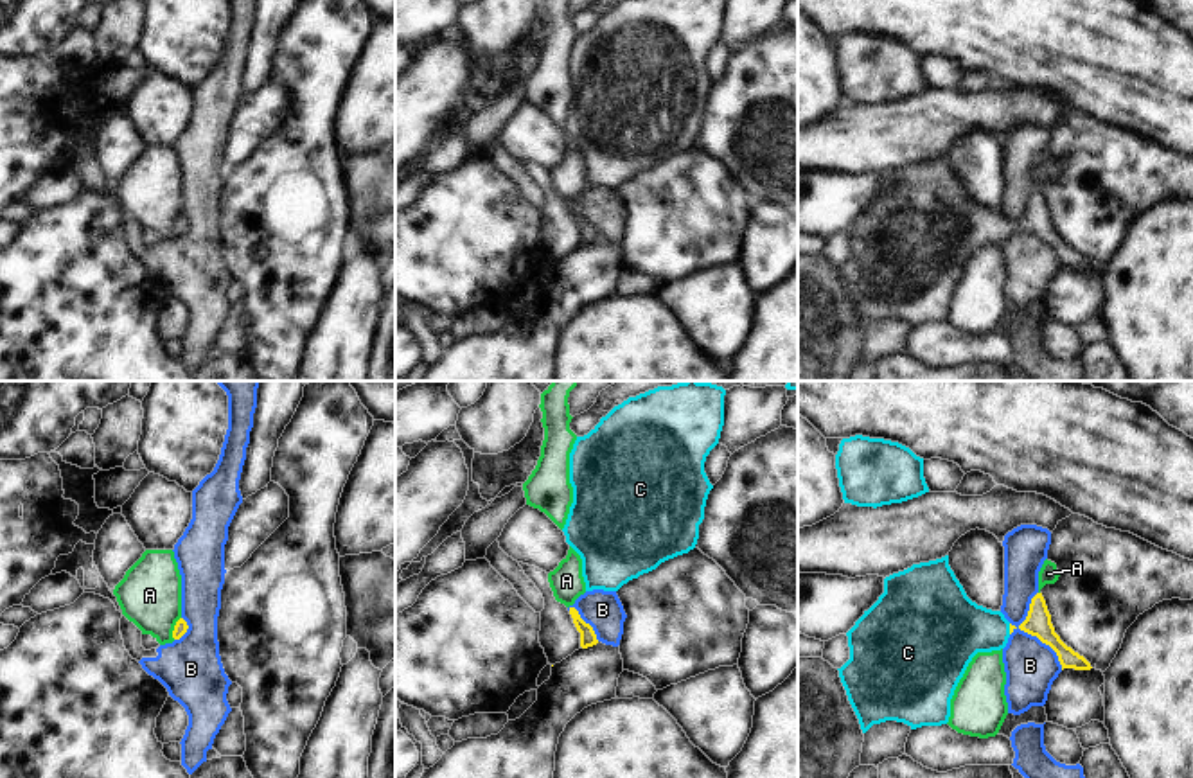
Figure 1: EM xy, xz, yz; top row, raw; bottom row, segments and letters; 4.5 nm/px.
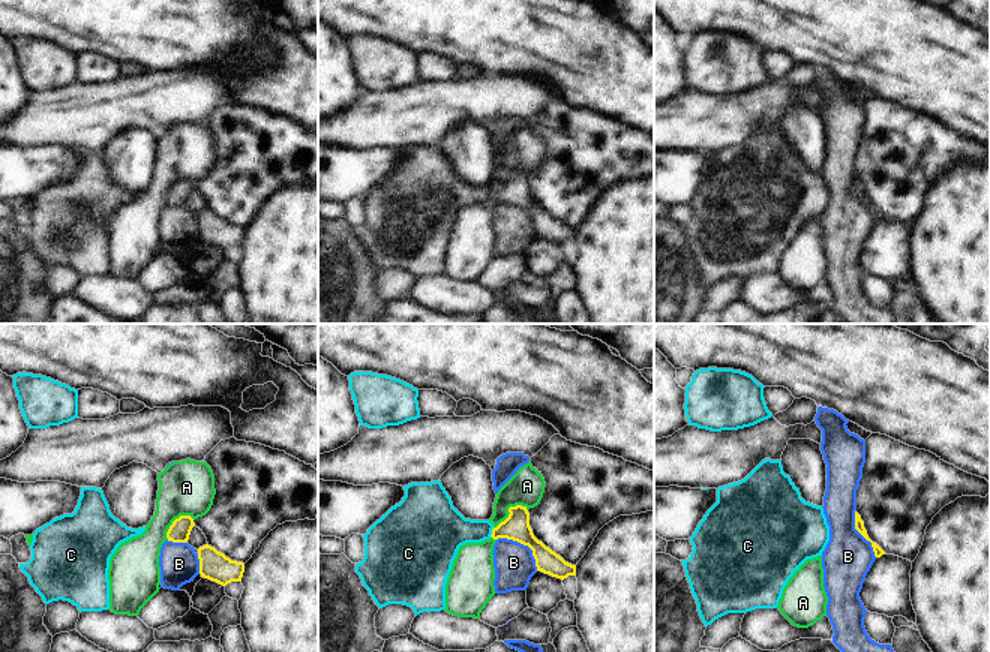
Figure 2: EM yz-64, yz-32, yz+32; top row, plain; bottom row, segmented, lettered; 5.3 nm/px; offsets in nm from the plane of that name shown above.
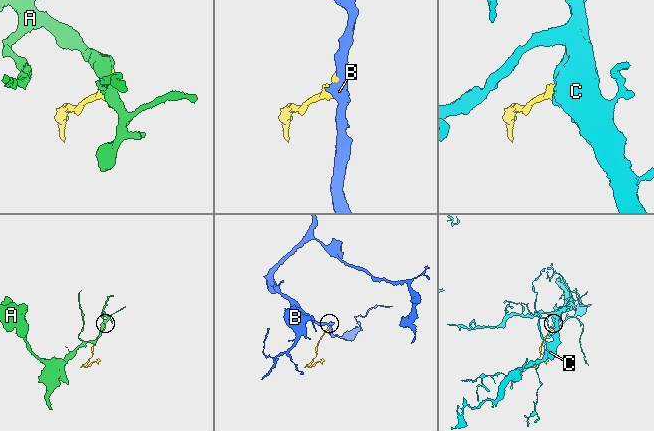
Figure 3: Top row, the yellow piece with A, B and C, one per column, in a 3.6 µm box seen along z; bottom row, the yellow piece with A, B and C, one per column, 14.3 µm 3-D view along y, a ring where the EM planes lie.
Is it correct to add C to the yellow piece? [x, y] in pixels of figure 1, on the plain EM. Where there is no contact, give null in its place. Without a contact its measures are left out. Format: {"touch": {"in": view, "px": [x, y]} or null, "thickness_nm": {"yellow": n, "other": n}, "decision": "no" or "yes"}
{"touch": {"in": "yz", "px": [1010, 227]}, "thickness_nm": {"yellow": 20, "other": 300}, "decision": "yes"}

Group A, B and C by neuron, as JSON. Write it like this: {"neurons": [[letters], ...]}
{"neurons": [["A"], ["B"], ["C"]]}

